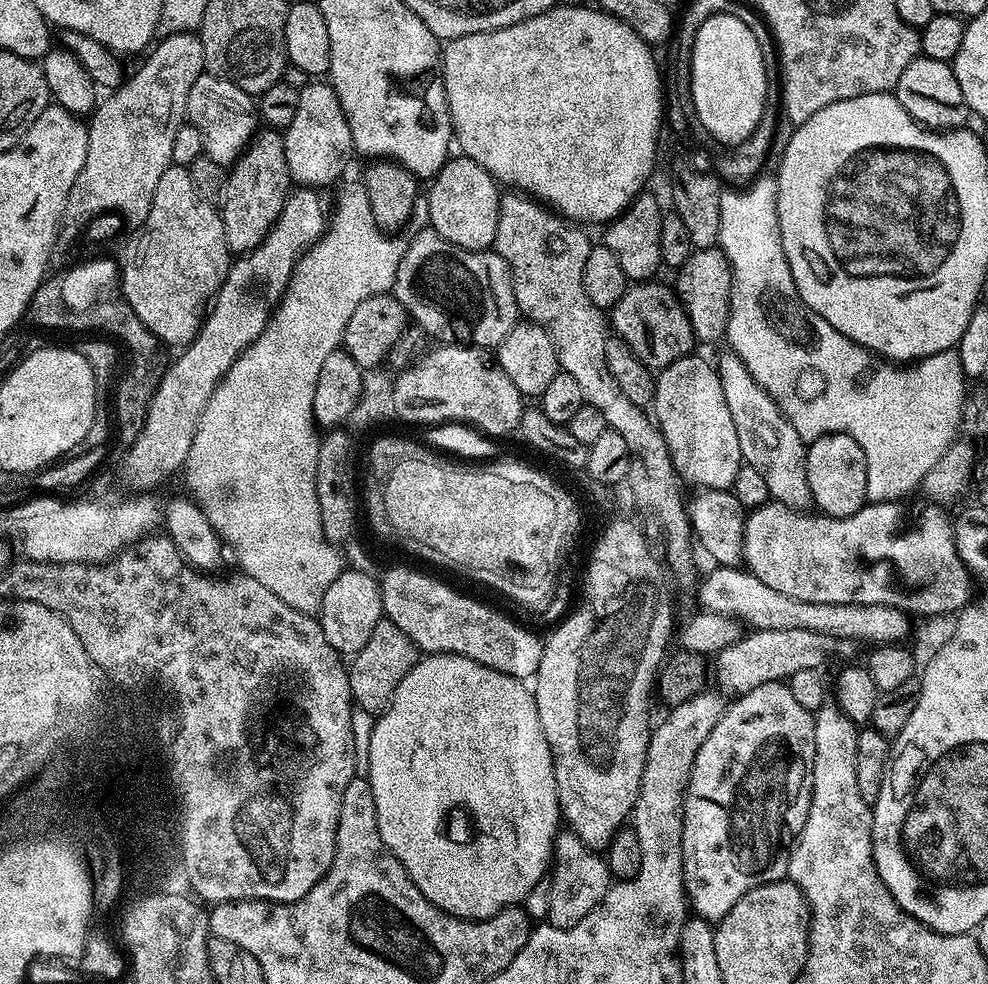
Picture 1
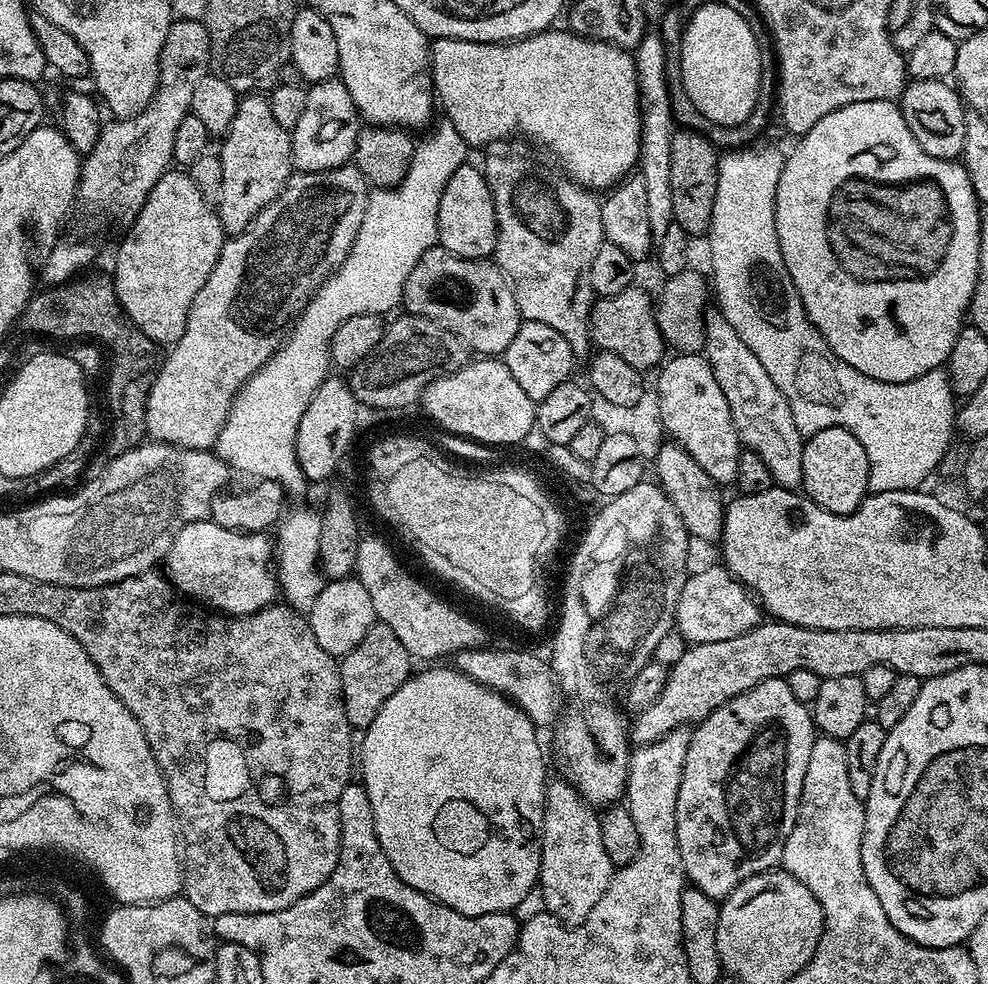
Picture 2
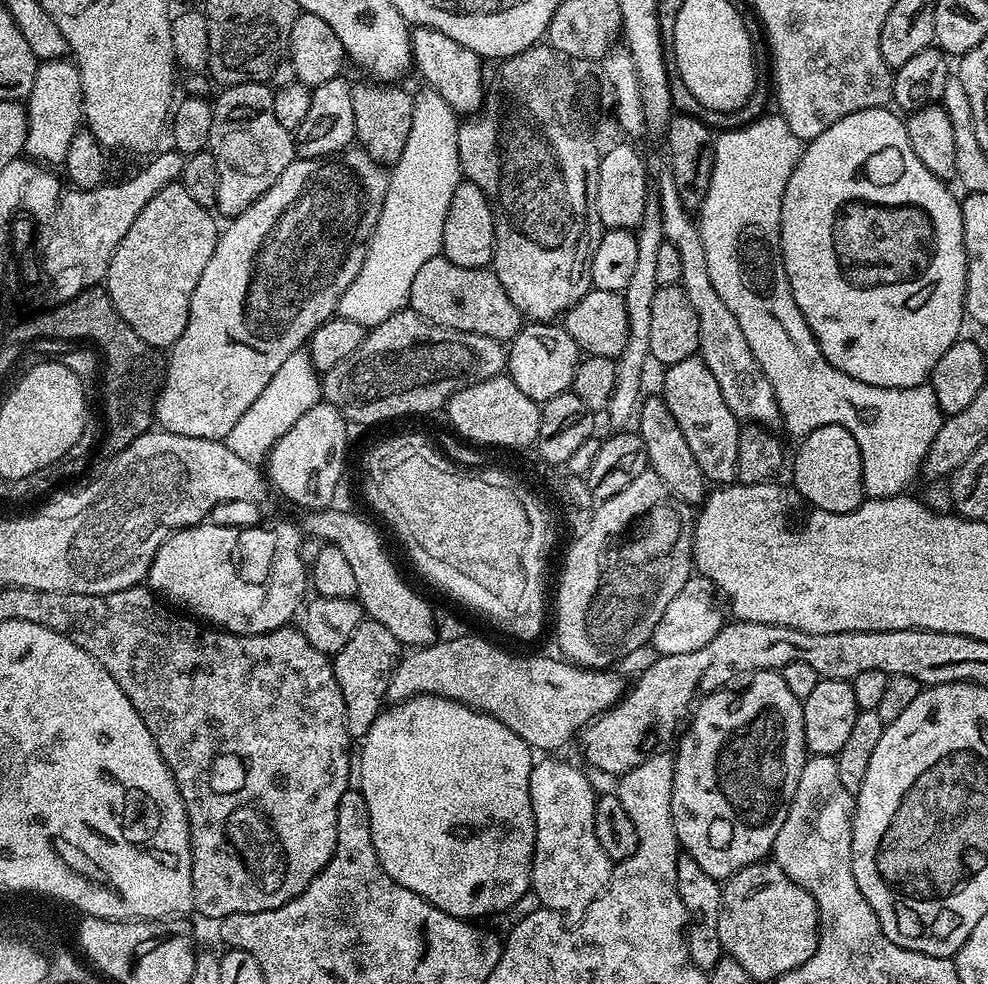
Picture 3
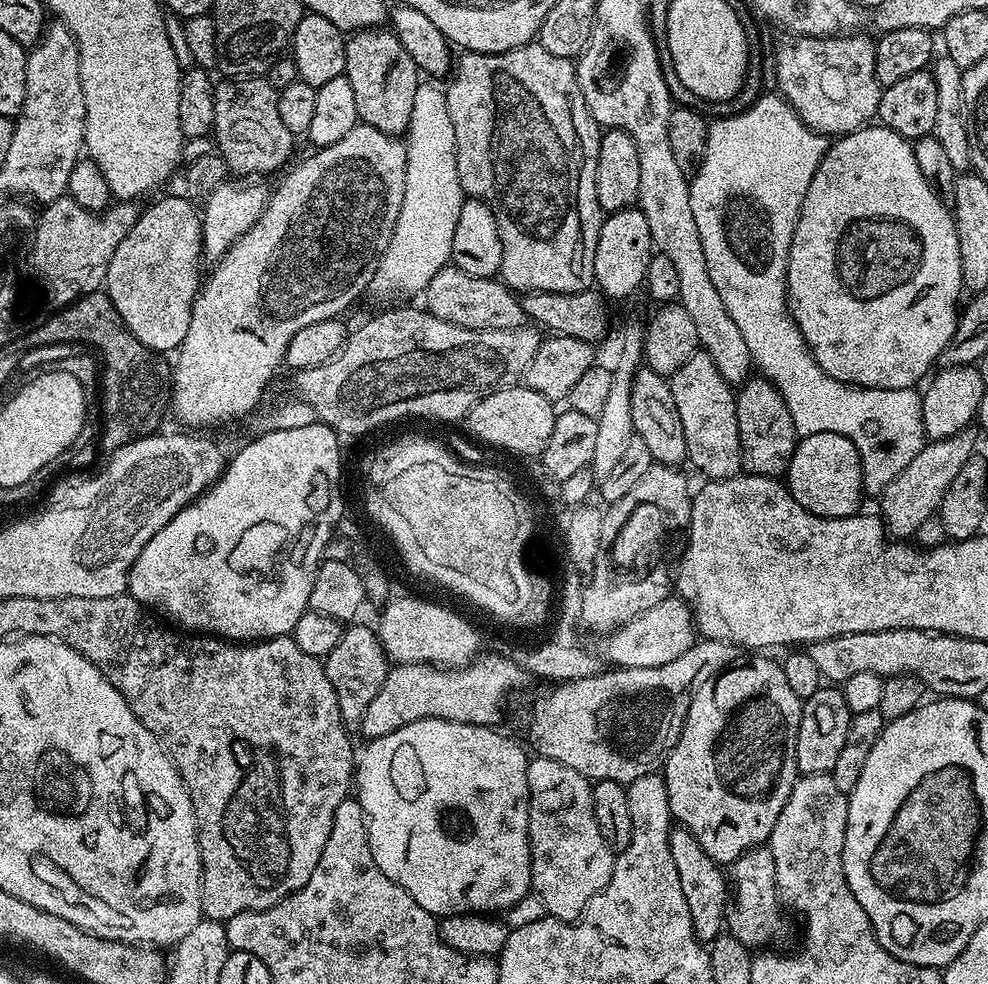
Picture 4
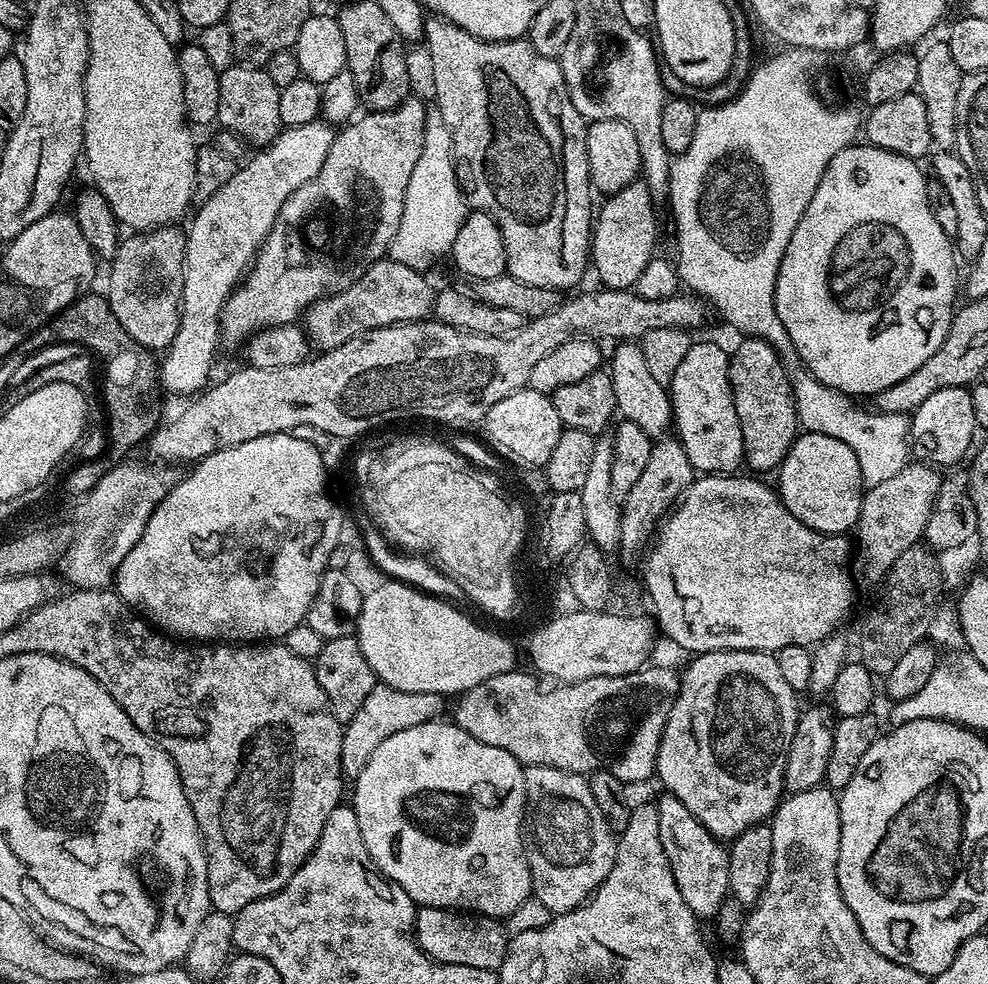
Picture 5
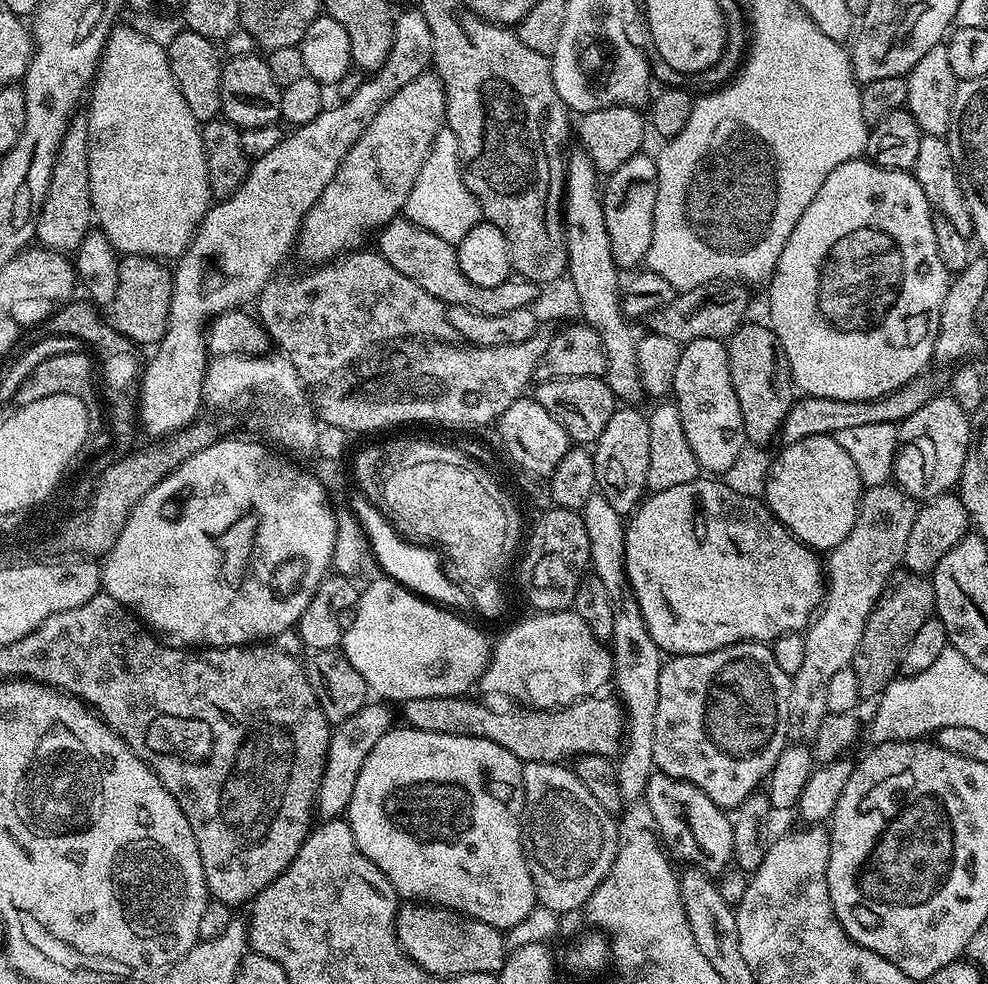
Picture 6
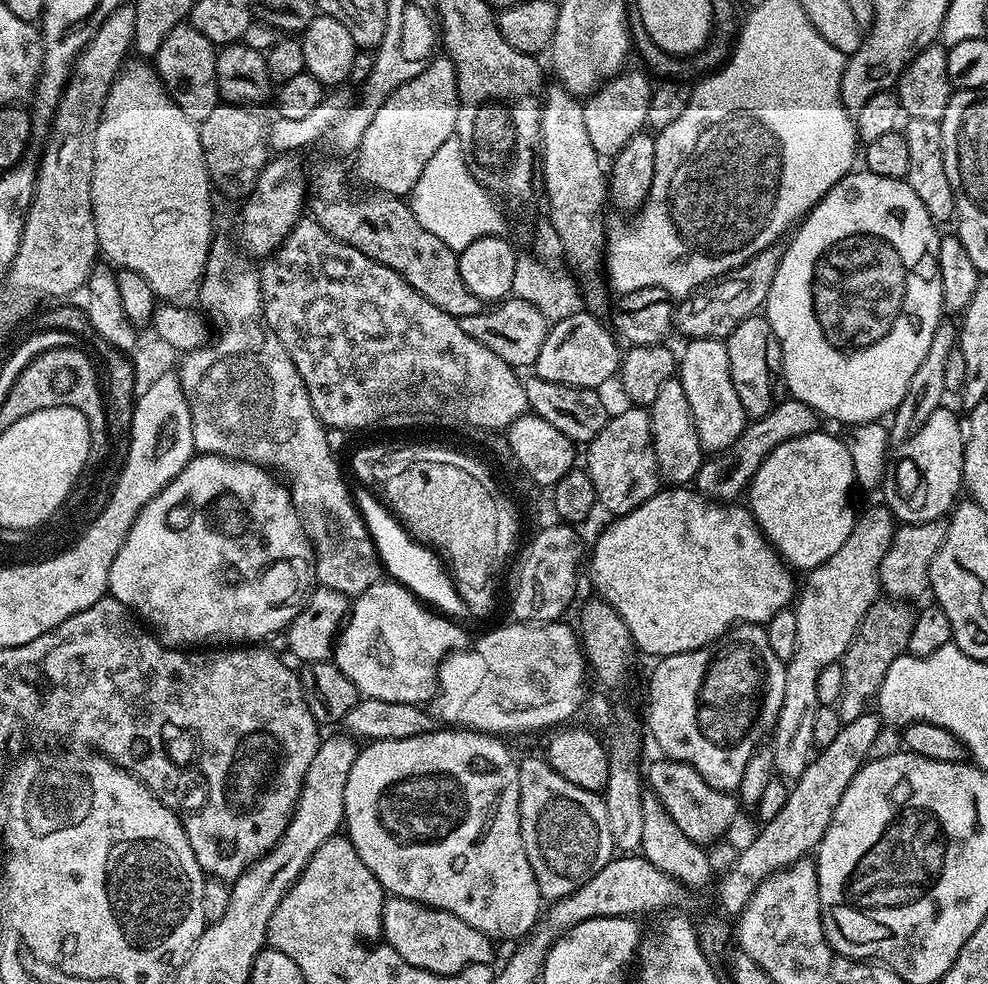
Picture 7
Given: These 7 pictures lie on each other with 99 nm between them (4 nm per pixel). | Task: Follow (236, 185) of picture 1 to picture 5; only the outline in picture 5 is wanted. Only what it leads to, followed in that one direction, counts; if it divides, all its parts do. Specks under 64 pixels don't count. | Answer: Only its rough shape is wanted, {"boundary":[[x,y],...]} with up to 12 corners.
{"boundary":[[260,66],[220,72],[219,127],[267,146],[280,88]]}

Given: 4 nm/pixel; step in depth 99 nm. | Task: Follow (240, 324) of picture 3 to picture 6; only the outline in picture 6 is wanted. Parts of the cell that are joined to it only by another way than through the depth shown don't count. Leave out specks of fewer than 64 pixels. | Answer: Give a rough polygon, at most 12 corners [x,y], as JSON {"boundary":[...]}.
{"boundary":[[406,82],[300,223],[305,265],[359,249],[401,215],[444,87]]}

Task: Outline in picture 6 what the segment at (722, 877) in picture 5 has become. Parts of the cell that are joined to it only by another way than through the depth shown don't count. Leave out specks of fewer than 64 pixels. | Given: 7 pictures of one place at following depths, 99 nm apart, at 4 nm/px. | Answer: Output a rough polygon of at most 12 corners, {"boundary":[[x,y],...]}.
{"boundary":[[653,771],[642,800],[663,847],[716,878],[733,863],[732,816]]}

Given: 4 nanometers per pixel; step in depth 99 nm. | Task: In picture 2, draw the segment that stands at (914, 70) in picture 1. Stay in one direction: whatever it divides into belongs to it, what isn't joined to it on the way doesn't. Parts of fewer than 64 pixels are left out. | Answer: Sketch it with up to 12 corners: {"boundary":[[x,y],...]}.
{"boundary":[[947,79],[905,83],[898,103],[926,154],[959,161],[968,112]]}

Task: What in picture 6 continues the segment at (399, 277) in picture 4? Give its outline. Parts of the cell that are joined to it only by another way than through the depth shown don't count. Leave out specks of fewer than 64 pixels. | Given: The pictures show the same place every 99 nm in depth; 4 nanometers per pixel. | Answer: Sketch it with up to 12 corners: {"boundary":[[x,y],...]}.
{"boundary":[[438,130],[402,212],[451,244],[481,223],[454,130]]}

